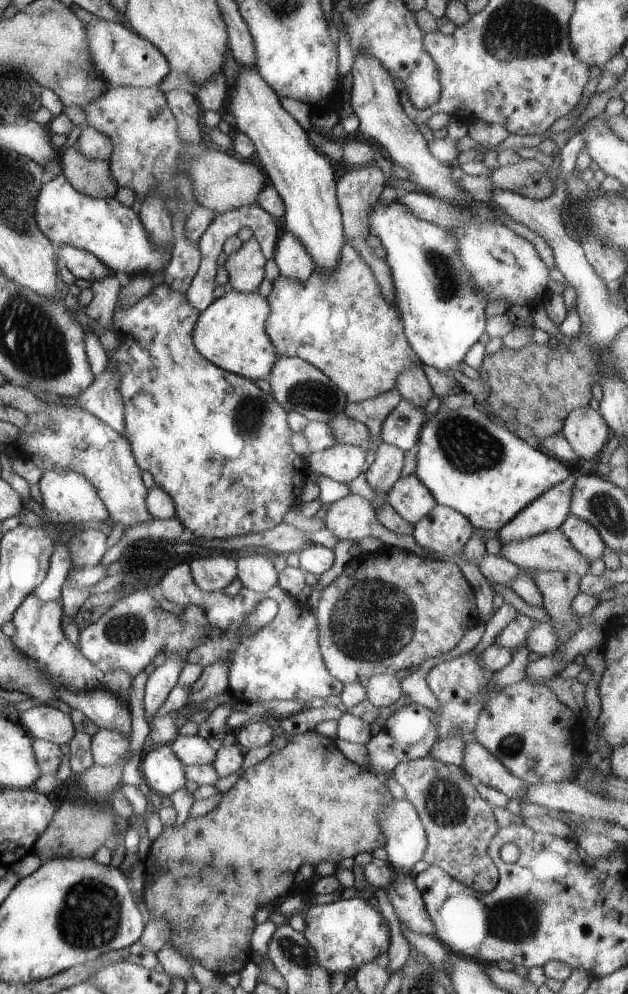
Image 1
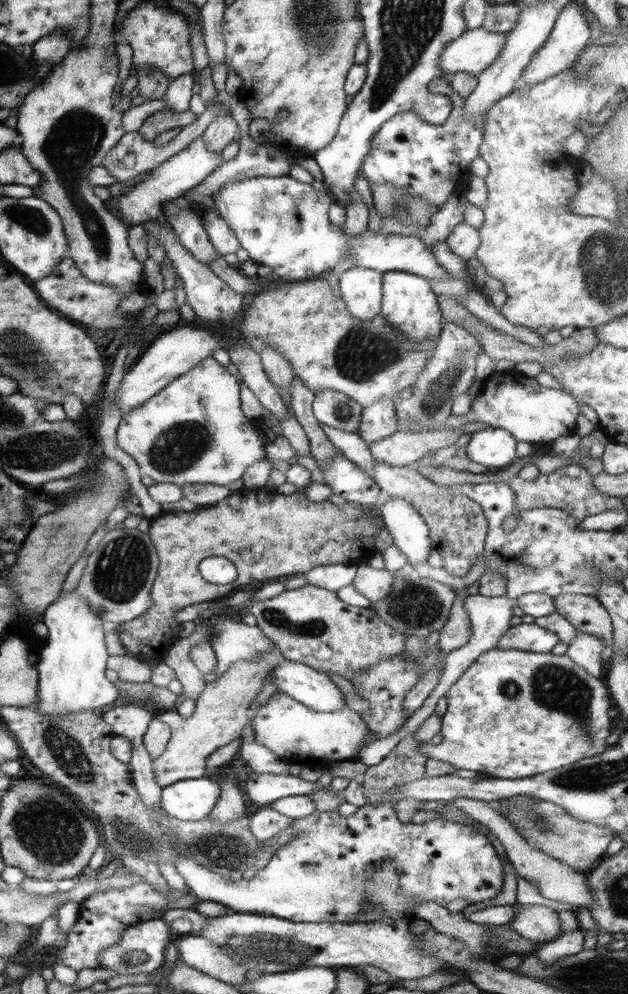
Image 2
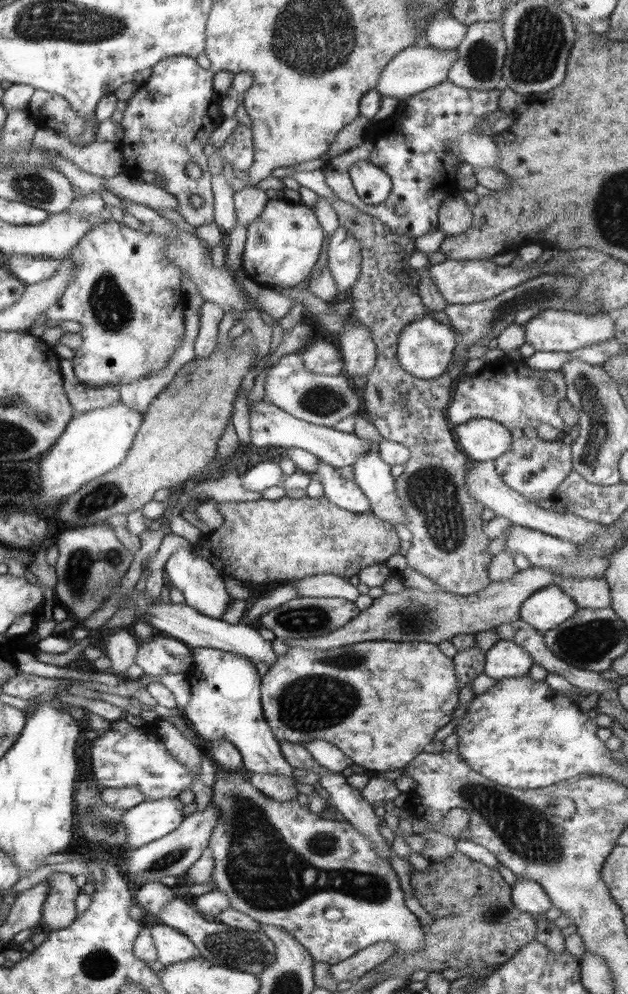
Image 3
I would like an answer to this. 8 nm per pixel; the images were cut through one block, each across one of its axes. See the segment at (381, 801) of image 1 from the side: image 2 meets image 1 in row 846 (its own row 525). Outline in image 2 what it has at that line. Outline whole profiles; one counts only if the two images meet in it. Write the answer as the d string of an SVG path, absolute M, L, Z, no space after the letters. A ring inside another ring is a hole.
M267 487L260 490L237 490L232 496L218 504L196 508L194 511L175 511L175 513L159 514L150 519L147 532L156 547L159 556L159 569L150 590L152 606L148 612L116 626L116 634L127 655L140 661L148 662L164 659L166 652L173 646L172 639L178 640L180 624L173 620L178 611L200 602L216 601L226 594L235 592L244 584L270 580L284 575L305 574L308 570L324 565L361 564L368 562L376 553L376 531L384 526L383 520L374 509L362 511L368 505L346 502L336 505L331 501L312 502L304 492L284 495ZM210 556L221 556L233 562L238 577L230 584L212 584L202 578L199 562Z

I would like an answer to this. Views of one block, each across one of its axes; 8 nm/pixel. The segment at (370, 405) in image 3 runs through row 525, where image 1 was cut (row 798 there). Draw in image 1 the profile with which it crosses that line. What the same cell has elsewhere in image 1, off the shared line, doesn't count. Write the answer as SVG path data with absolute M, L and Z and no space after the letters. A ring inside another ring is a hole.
M425 756L398 763L392 774L404 787L406 799L416 809L426 831L429 845L424 862L444 870L454 883L480 893L494 890L499 872L487 850L499 826L491 804L478 794L476 783L463 766L444 764Z

